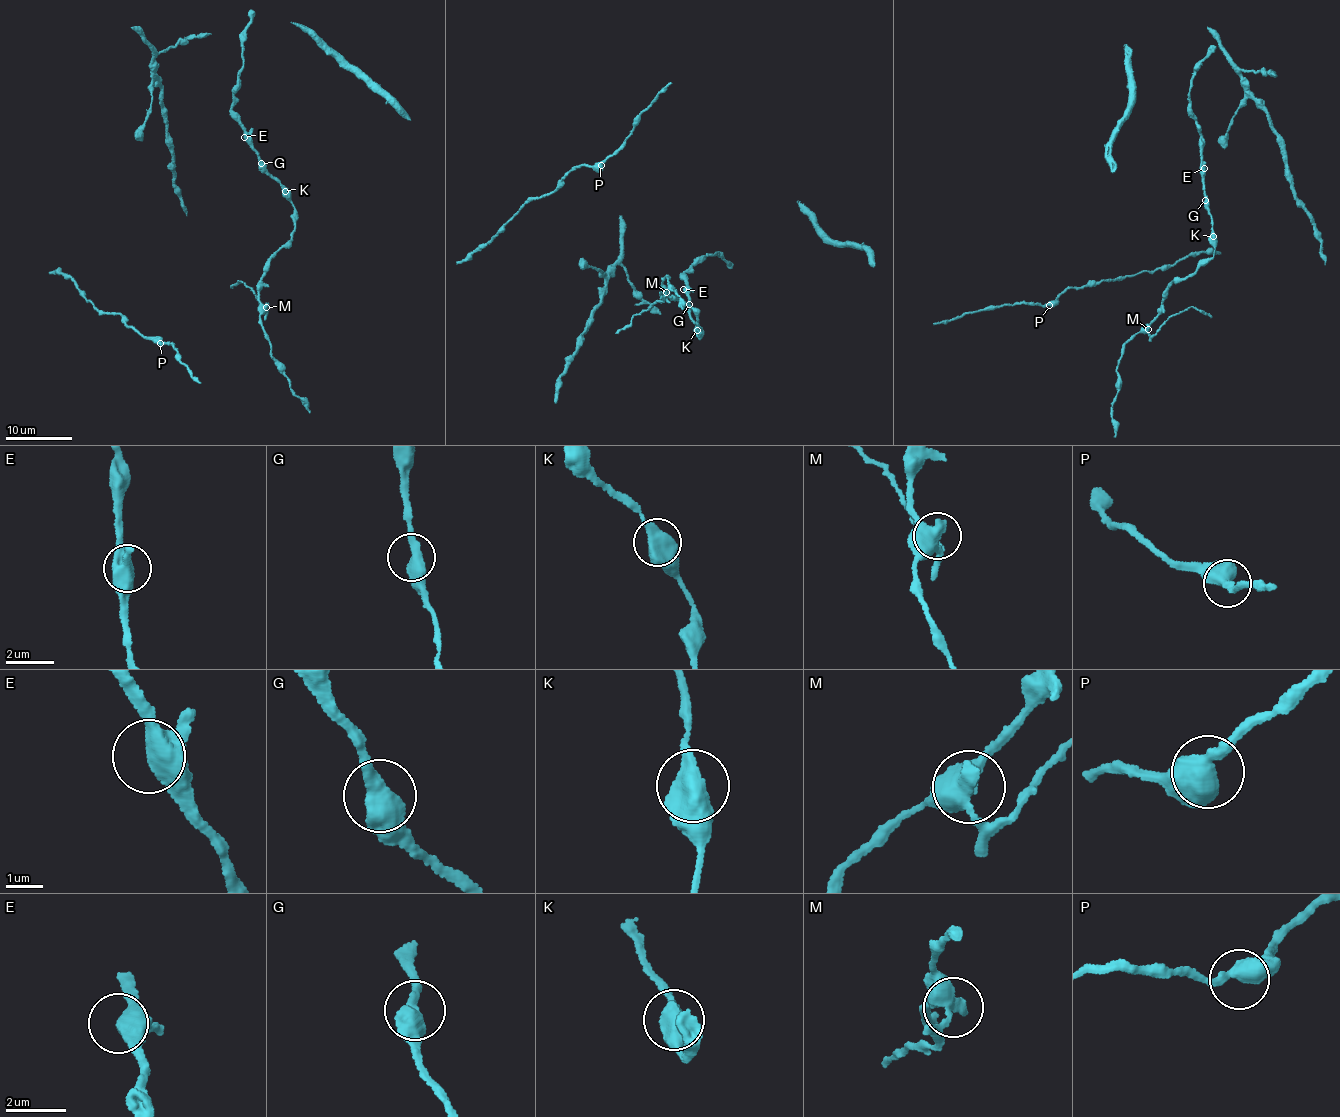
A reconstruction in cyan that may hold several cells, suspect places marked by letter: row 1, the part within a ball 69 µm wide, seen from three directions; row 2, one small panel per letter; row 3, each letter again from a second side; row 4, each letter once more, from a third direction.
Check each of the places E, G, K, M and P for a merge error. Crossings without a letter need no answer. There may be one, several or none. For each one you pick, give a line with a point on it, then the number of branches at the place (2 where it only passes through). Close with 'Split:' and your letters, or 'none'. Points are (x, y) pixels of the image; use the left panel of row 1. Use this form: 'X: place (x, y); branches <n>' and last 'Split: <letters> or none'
M: place (266, 307); branches 3
Split: M

